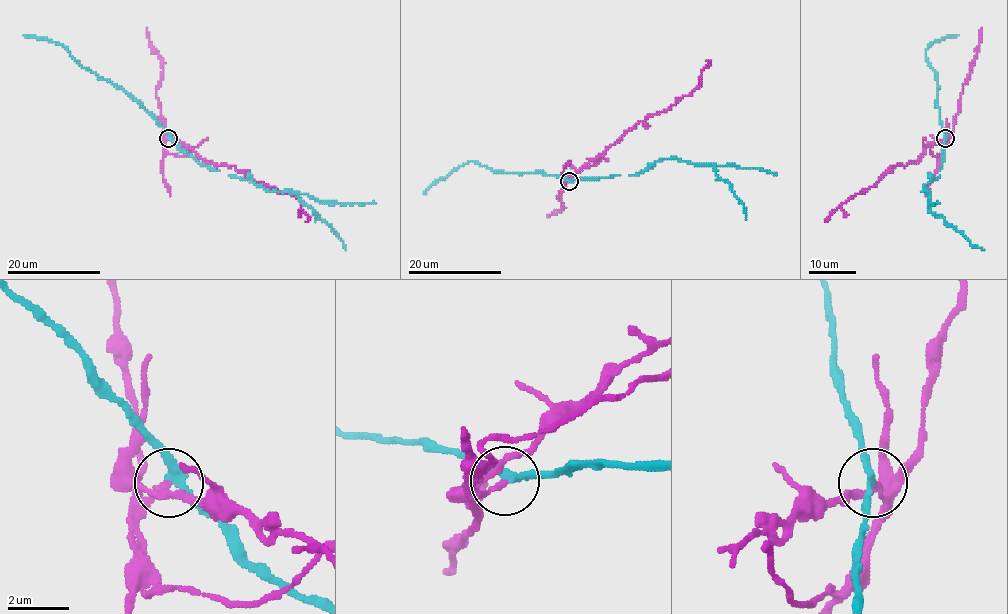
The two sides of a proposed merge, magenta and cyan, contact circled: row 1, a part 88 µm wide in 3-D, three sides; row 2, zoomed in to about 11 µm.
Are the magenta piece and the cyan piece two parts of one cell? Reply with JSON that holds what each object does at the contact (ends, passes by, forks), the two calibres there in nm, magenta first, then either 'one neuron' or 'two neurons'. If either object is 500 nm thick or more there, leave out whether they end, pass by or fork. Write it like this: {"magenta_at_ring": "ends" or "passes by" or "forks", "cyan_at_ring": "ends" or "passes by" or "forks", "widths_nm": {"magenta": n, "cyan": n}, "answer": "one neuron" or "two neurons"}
{"magenta_at_ring": "ends", "cyan_at_ring": "passes by", "widths_nm": {"magenta": 170, "cyan": 240}, "answer": "two neurons"}

